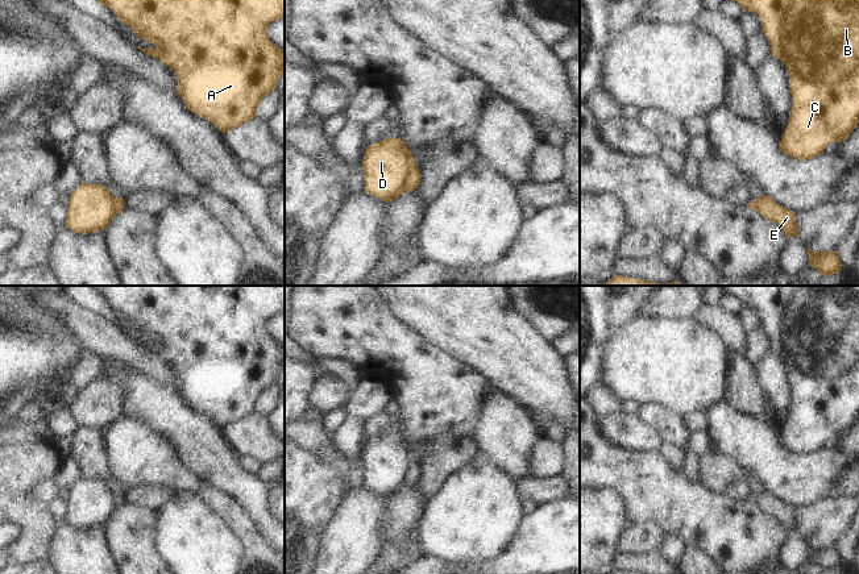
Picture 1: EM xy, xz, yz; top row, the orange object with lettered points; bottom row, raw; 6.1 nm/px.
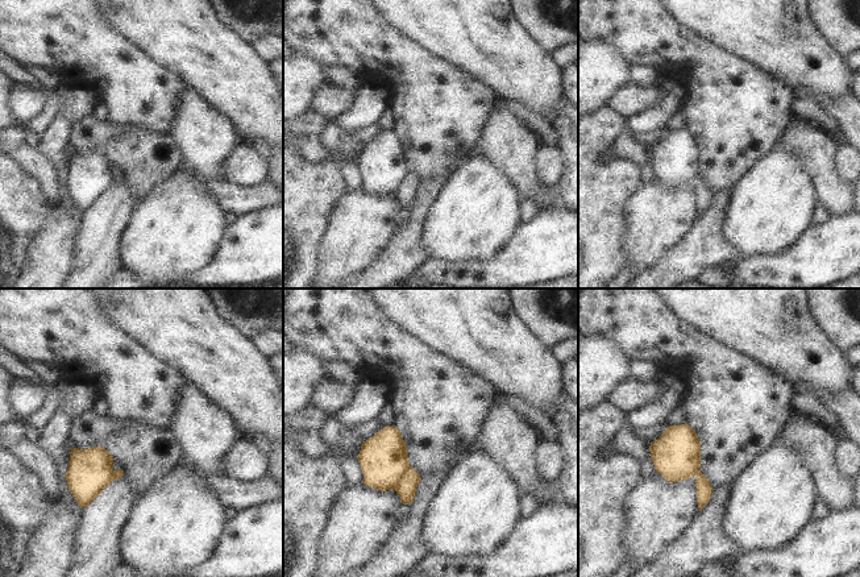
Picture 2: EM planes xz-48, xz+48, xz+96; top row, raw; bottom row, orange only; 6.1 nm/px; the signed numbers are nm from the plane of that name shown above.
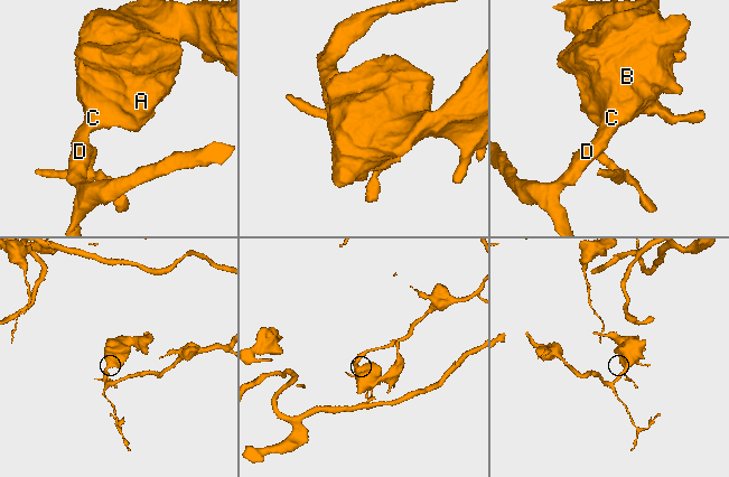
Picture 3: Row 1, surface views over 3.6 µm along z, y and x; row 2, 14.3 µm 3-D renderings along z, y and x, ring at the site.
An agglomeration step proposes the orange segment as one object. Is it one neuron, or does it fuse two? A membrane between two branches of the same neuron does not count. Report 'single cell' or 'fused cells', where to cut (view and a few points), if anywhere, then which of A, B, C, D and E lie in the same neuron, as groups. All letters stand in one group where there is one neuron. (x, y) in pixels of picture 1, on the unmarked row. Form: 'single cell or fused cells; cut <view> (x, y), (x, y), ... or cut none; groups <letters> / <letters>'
fused cells; cut xz (414, 460), (402, 486); groups A B C D / E

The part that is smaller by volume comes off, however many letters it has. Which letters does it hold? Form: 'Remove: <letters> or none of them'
Remove: E

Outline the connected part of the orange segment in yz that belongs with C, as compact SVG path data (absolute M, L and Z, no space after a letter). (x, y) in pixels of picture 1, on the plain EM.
M722 286L723 292L754 307L768 332L771 350L787 362L792 388L789 417L779 437L783 449L797 456L823 449L830 437L841 438L859 419L859 286Z

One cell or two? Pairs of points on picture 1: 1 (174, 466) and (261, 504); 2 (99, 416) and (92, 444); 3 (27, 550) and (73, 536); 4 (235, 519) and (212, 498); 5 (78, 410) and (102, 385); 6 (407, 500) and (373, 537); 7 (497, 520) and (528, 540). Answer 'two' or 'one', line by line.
1: two
2: two
3: two
4: one
5: one
6: two
7: two

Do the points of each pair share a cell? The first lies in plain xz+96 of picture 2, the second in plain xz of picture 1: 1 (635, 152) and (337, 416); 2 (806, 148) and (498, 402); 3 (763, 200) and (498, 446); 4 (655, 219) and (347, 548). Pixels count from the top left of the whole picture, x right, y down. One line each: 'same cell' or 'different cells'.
1: same cell
2: same cell
3: different cells
4: same cell

